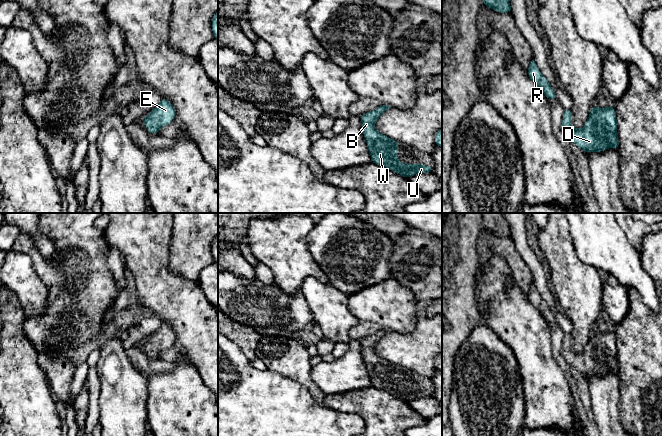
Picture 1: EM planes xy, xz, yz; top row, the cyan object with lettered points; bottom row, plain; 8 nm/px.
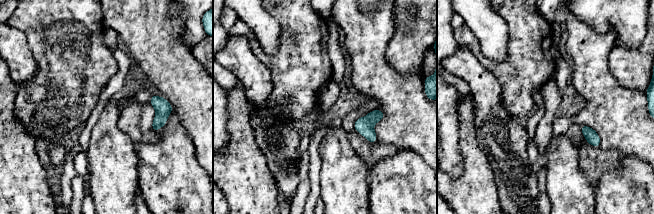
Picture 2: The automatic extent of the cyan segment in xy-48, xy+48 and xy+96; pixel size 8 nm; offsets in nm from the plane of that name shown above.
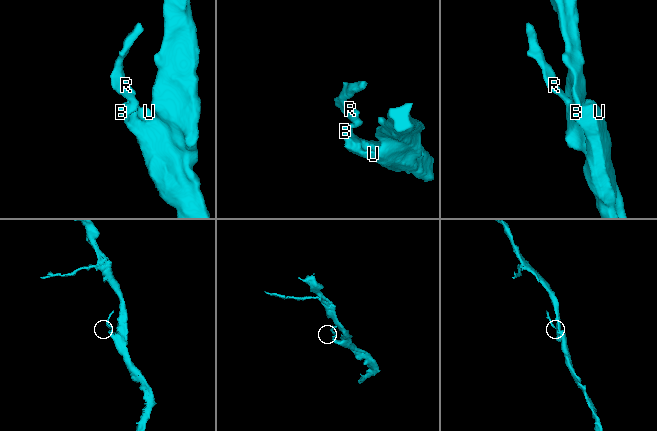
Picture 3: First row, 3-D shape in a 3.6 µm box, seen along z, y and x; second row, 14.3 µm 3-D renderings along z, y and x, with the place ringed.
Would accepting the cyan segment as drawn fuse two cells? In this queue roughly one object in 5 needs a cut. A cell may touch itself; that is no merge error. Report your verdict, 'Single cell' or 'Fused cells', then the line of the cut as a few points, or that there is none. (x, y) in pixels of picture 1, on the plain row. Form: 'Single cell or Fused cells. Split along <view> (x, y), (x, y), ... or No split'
Single cell. No split

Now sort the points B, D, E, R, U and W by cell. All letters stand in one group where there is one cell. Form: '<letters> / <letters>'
B D E R U W

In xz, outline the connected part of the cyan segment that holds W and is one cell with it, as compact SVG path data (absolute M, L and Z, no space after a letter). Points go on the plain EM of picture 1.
M381 329L376 334L360 340L363 359L367 366L368 375L371 379L371 386L384 390L407 403L414 398L432 397L433 390L425 390L421 387L399 388L398 365L386 361L375 353L375 346L382 337L390 332L390 330Z

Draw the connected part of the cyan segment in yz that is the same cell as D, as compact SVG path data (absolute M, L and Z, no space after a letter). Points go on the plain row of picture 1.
M594 329L582 353L575 353L571 344L571 333L564 333L562 355L585 377L602 376L610 371L618 375L616 335L612 329L607 332Z

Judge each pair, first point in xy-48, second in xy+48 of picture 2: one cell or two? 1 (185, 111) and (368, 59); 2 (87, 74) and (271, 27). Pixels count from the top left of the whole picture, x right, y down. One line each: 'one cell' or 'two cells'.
1: one cell
2: two cells

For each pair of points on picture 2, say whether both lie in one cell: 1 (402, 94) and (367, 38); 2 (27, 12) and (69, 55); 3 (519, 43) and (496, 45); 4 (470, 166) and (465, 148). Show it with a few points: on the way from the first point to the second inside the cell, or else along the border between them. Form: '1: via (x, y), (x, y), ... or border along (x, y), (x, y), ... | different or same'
1: via (388, 80), (368, 60), (367, 52) | same
2: via (40, 25), (43, 33), (54, 33), (63, 42) | same
3: border along (506, 21), (508, 56), (494, 63) | different
4: via (470, 162), (469, 152) | same

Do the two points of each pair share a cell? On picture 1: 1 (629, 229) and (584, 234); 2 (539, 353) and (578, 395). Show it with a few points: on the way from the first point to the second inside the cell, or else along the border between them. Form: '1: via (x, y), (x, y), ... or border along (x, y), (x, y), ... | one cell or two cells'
1: border along (617, 223), (627, 240), (636, 250) | two cells
2: border along (557, 364), (566, 379), (575, 407) | two cells

